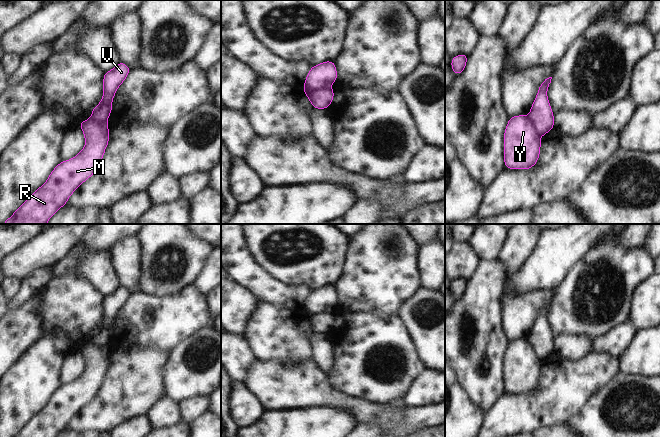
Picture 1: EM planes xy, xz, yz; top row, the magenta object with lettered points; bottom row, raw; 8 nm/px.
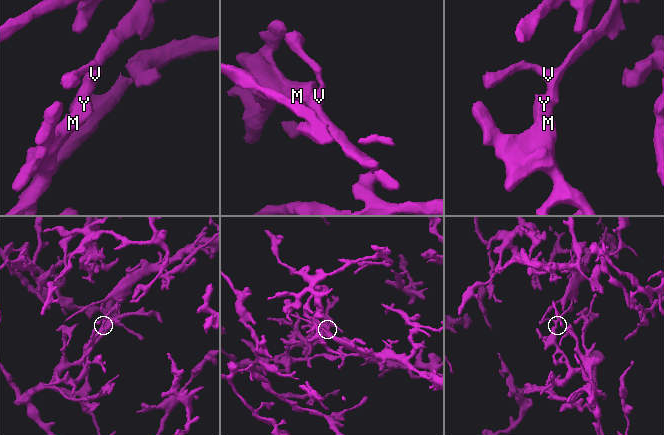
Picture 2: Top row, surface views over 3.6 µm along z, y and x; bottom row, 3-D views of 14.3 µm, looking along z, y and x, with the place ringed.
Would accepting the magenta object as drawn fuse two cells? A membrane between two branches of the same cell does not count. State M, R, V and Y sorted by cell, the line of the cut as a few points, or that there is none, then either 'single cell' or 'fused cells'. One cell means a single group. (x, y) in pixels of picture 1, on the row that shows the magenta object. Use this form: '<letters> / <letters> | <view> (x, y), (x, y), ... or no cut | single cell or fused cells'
M R Y / V | xz (330, 85), (304, 92) | fused cells

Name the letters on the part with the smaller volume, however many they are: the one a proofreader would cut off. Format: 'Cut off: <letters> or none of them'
Cut off: V

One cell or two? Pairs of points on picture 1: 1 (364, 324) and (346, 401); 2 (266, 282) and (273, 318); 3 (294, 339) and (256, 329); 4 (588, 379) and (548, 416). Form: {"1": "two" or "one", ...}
{"1": "two", "2": "two", "3": "one", "4": "one"}

